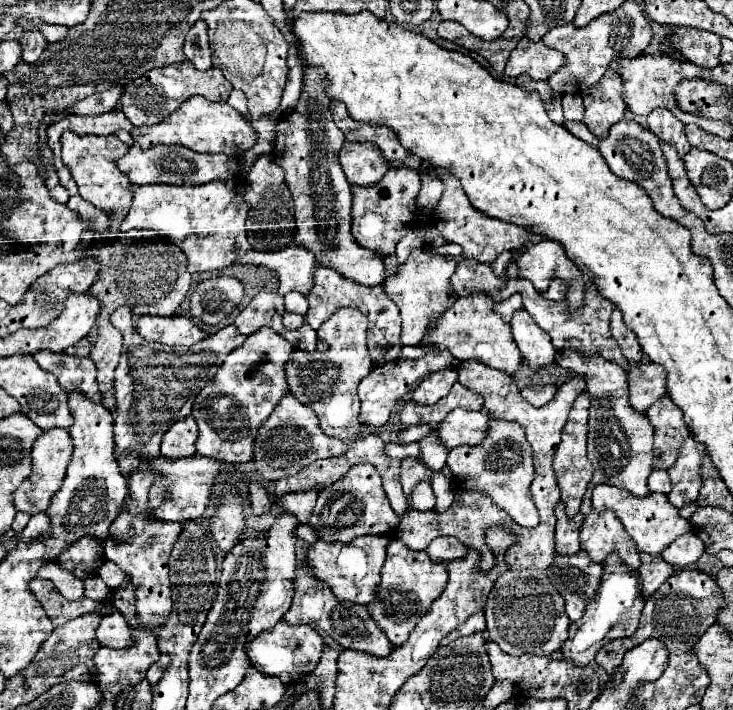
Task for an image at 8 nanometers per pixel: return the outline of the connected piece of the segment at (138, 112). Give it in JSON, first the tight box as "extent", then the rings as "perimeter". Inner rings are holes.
{"extent":[121,61,233,127],"perimeter":[[[185,61],[185,63],[177,63],[177,65],[167,65],[161,69],[151,69],[137,81],[131,81],[123,89],[121,105],[123,105],[123,113],[135,127],[151,127],[151,125],[161,123],[165,117],[169,117],[191,95],[203,95],[209,101],[225,103],[229,99],[231,91],[233,91],[233,87],[223,77],[221,69],[211,67],[209,71],[197,71],[189,61]]]}

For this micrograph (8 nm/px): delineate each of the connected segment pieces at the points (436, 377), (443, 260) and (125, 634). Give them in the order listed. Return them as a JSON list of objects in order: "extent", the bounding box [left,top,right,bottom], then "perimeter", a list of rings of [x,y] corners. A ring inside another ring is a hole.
[{"extent":[413,369,457,405],"perimeter":[[[443,369],[433,375],[427,375],[413,391],[413,401],[421,403],[421,405],[433,405],[449,393],[449,389],[453,387],[455,381],[457,381],[455,369]]]},{"extent":[383,247,457,345],"perimeter":[[[421,247],[411,251],[411,257],[405,263],[399,263],[395,273],[383,281],[385,293],[401,311],[403,319],[401,345],[419,345],[427,325],[455,303],[457,297],[453,293],[453,285],[449,285],[453,269],[455,269],[453,255],[433,255],[429,253],[429,247]]]},{"extent":[97,611,133,647],"perimeter":[[[113,611],[111,615],[105,615],[99,629],[97,629],[97,641],[105,647],[129,647],[133,637],[129,633],[129,625],[125,617],[119,611]]]}]

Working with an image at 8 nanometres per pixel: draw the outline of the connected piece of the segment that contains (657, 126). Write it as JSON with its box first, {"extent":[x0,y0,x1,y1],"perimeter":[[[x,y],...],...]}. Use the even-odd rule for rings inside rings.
{"extent":[647,109,691,157],"perimeter":[[[653,109],[647,117],[647,127],[663,141],[669,141],[669,145],[677,147],[677,153],[685,157],[685,153],[691,149],[685,133],[683,133],[683,123],[669,113],[669,109]]]}

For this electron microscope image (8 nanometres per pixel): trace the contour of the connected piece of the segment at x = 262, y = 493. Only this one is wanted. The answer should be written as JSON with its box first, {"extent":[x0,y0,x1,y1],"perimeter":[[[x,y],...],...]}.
{"extent":[249,481,273,515],"perimeter":[[[253,481],[253,483],[249,485],[249,493],[251,493],[251,503],[253,503],[253,513],[255,513],[255,515],[265,513],[265,511],[269,509],[269,505],[273,503],[273,499],[269,499],[267,491],[265,491],[257,481]]]}

